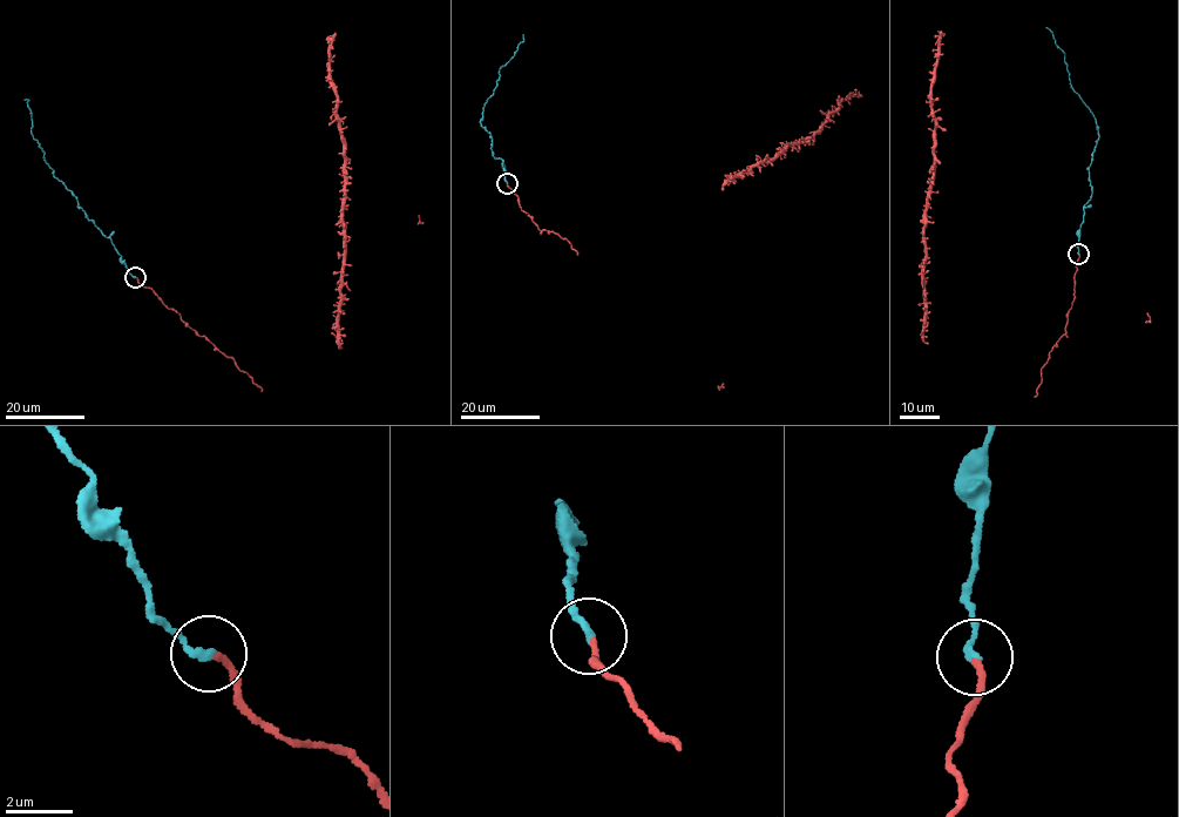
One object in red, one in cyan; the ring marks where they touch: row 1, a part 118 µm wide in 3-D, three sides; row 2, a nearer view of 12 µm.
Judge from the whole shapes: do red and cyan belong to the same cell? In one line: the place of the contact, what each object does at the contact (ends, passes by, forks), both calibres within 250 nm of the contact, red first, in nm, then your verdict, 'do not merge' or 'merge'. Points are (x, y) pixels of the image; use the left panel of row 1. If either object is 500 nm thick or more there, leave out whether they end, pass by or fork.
at (135, 277); red ends there; cyan ends there; 190 nm thick on the red side, 240 nm on the other; merge

